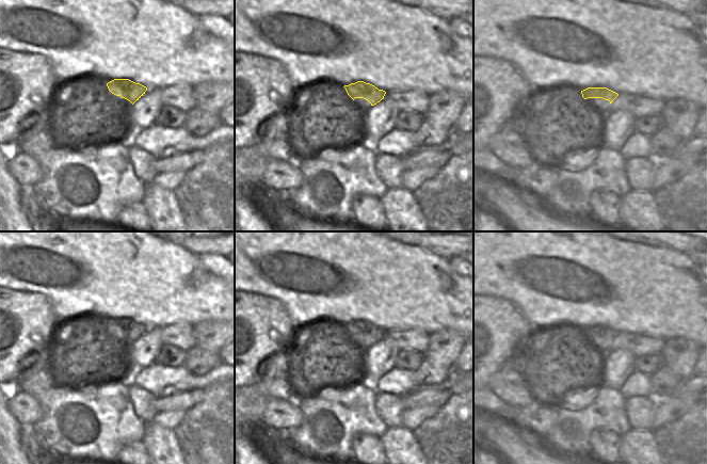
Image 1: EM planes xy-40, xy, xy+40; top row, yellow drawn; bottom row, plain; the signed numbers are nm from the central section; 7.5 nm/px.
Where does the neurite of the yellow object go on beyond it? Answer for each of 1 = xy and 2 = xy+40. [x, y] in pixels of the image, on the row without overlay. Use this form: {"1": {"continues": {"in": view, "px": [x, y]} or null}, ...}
{"1": {"continues": null}, "2": {"continues": null}}

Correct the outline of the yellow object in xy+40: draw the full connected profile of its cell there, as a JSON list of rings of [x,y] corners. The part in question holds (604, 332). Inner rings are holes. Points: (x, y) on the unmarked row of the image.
[[[588,326],[581,330],[582,336],[588,337],[602,337],[609,339],[610,342],[618,335],[617,332],[607,327],[607,326]]]

